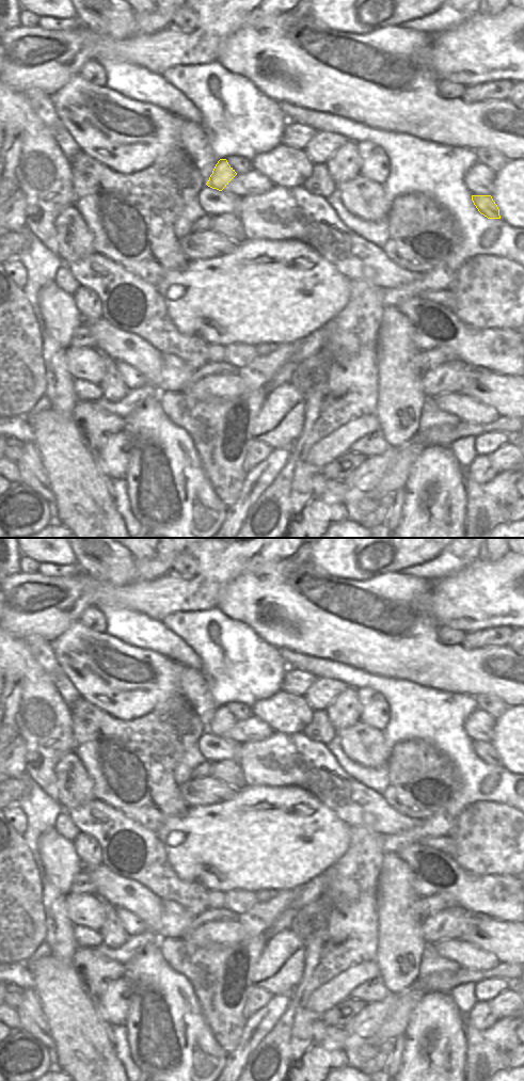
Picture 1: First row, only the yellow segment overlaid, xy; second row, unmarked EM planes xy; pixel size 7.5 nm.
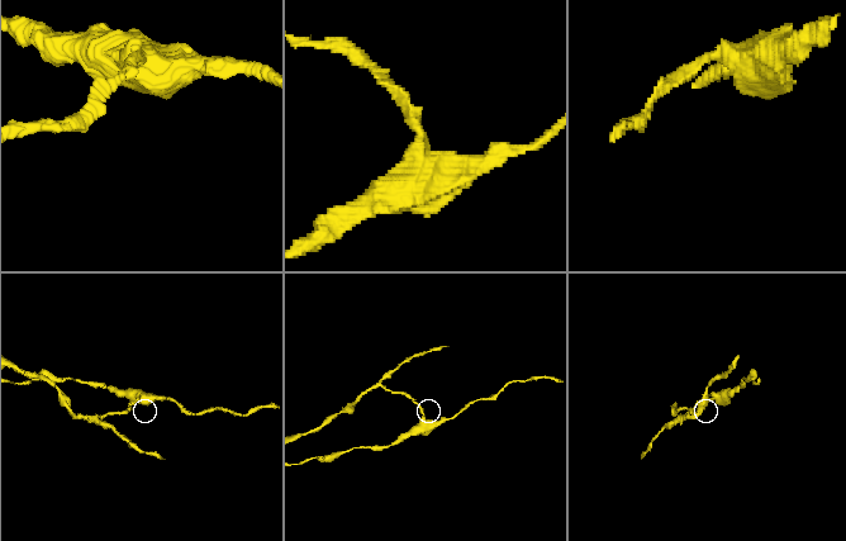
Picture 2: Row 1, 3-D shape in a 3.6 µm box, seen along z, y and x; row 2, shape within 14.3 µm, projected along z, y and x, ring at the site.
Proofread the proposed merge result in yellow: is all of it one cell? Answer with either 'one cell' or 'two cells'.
two cells

